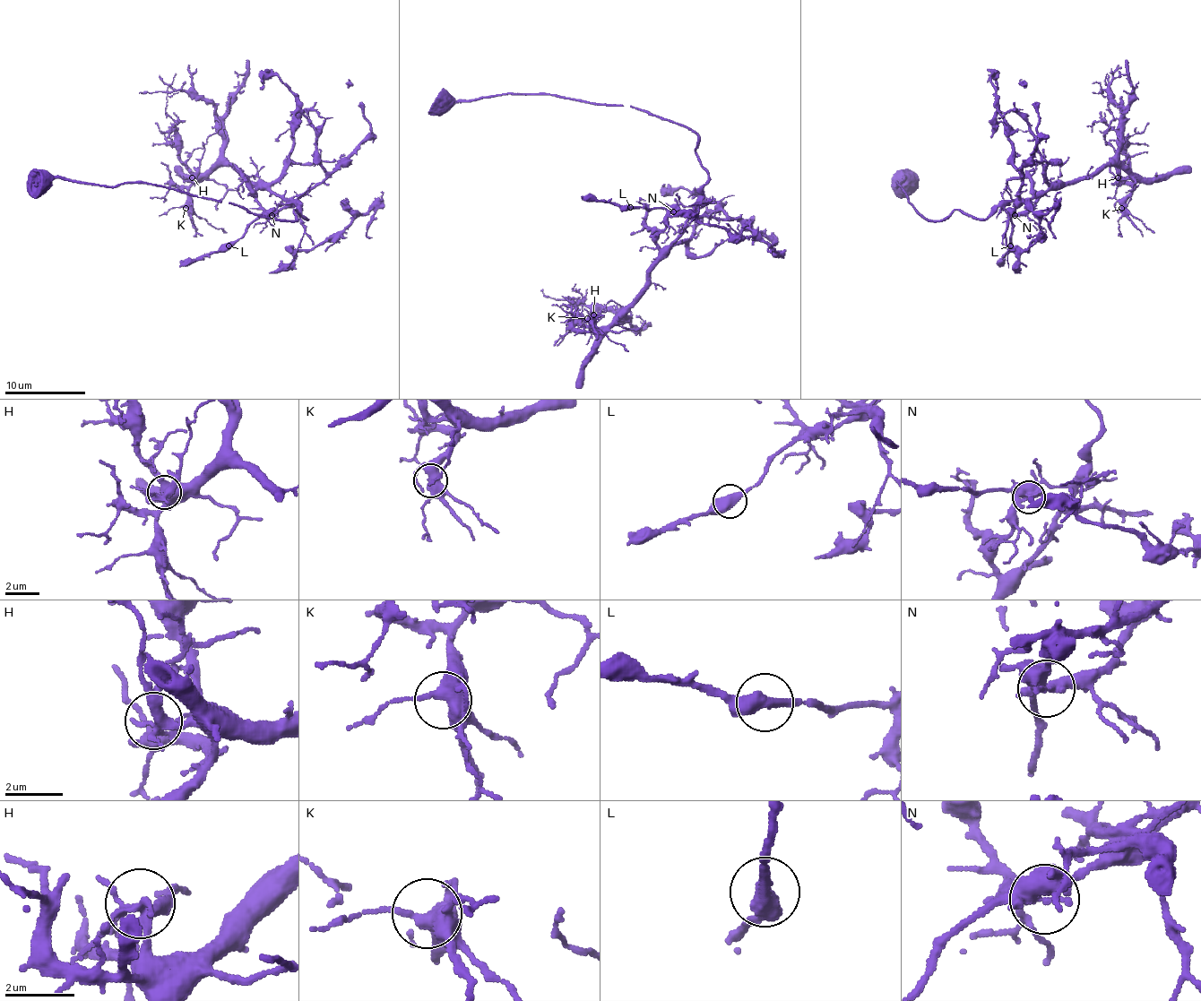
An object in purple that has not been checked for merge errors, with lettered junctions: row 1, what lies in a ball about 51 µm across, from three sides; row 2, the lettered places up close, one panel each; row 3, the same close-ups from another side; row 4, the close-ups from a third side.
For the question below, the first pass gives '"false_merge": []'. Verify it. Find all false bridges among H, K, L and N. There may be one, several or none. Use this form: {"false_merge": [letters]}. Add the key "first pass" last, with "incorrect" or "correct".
{"false_merge": ["N"], "first pass": "incorrect"}

